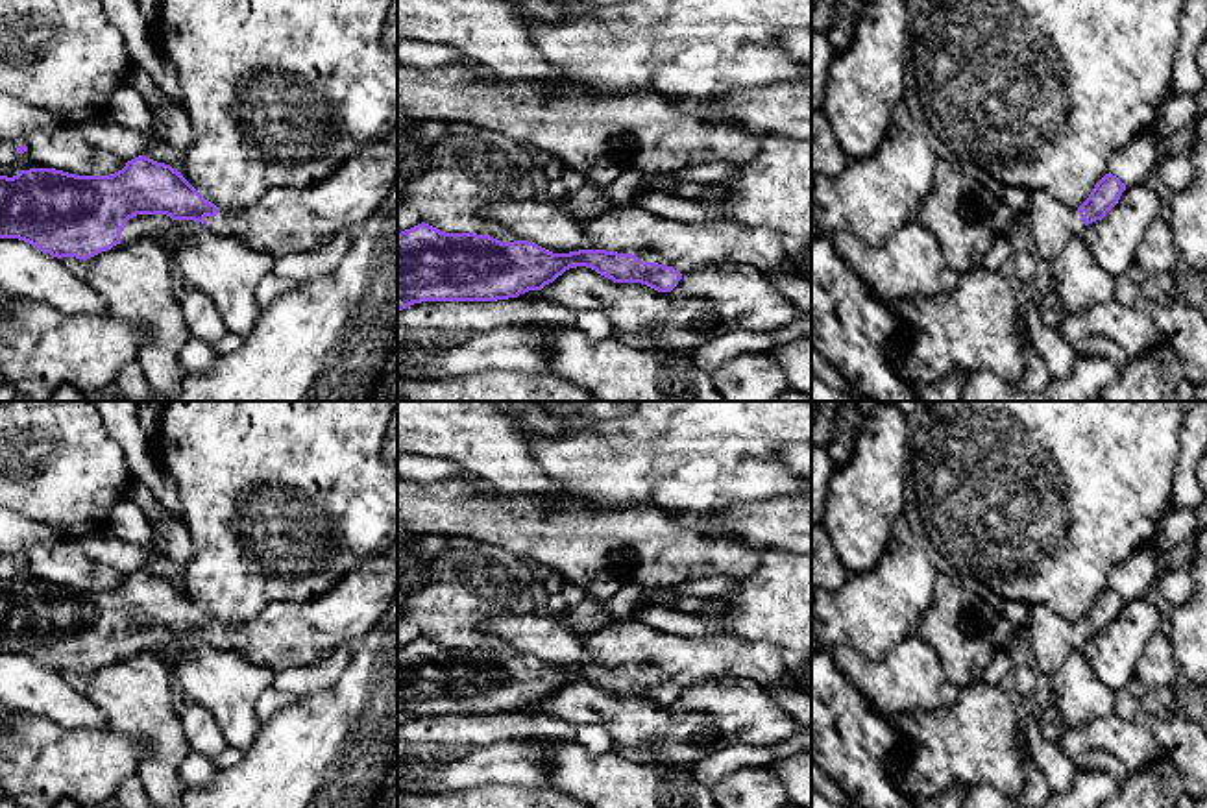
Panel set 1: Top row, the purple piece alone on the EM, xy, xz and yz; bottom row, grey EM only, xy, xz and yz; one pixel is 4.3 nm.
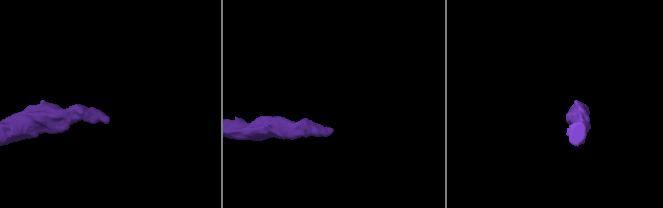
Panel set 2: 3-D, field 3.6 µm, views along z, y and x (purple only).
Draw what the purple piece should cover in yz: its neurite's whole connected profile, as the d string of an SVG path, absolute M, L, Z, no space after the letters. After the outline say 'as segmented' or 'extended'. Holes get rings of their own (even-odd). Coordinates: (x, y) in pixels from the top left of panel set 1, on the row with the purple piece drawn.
M1109 172L1094 185L1078 211L1044 190L1030 192L1026 216L1039 255L1048 263L1055 259L1074 235L1081 235L1089 224L1102 220L1118 203L1124 190L1126 185Z; extended

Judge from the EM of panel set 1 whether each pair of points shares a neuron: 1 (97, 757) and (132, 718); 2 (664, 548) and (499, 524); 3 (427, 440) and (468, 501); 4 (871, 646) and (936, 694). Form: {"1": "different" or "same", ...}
{"1": "different", "2": "same", "3": "different", "4": "different"}

